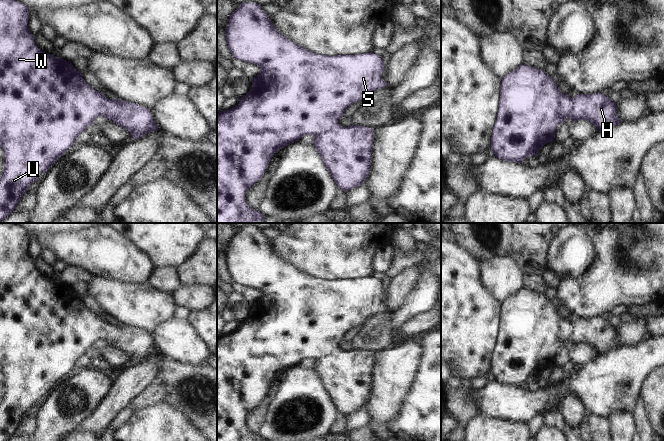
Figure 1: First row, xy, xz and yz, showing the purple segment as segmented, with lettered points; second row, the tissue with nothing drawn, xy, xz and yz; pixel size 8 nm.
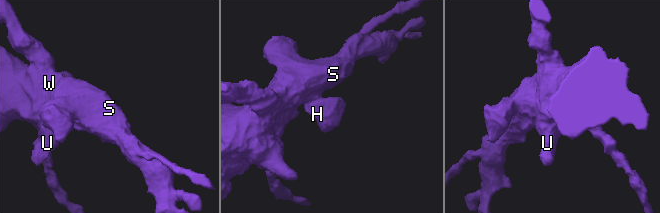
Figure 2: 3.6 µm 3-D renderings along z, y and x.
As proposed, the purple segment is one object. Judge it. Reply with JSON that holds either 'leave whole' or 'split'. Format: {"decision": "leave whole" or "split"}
{"decision": "leave whole"}

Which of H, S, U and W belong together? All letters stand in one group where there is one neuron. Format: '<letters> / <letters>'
H S U W

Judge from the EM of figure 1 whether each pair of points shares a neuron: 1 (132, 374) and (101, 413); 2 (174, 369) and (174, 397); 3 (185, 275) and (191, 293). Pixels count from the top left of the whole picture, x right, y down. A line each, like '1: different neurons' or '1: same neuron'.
1: same neuron
2: same neuron
3: different neurons

